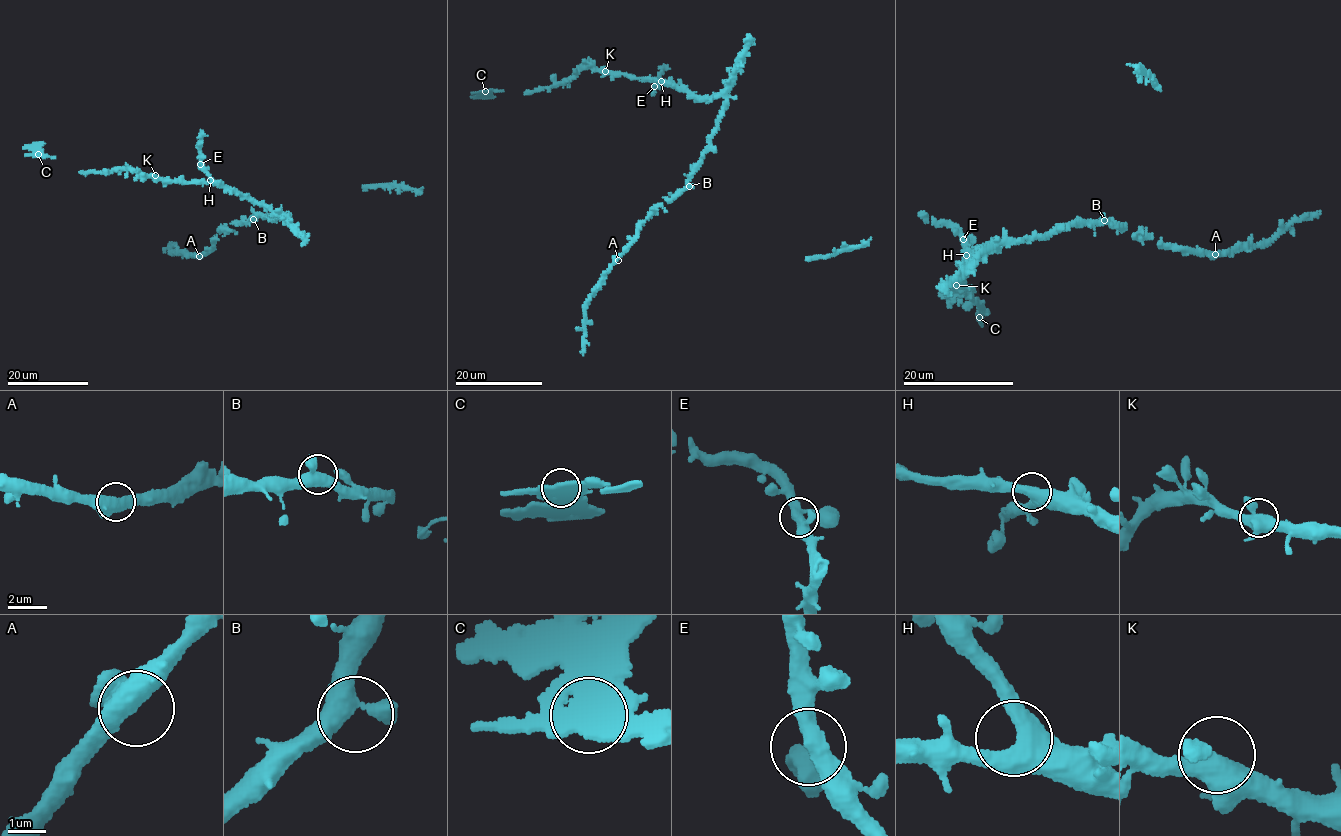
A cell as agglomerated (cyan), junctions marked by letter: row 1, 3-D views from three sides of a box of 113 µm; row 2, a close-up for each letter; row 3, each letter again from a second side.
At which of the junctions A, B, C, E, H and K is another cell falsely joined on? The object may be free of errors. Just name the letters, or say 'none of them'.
C

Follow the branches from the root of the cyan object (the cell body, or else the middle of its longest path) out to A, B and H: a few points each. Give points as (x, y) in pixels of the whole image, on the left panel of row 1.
A: (280, 214), (281, 217), (274, 221), (260, 215), (232, 224), (229, 228), (218, 232), (213, 248), (199, 256)
B: (280, 214), (281, 217), (274, 221), (260, 215), (253, 219)
H: (280, 214), (210, 180)

